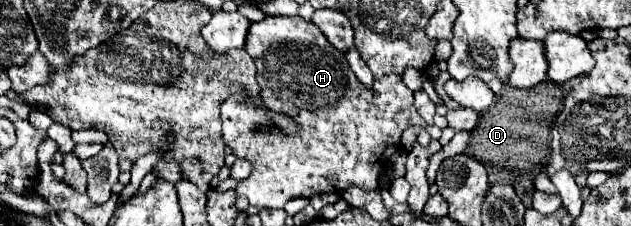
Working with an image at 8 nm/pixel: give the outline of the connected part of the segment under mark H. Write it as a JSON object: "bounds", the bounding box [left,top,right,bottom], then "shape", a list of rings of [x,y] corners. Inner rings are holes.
{"bounds":[222,16,428,210],"shape":[[[276,16],[254,22],[250,26],[244,50],[254,60],[264,60],[256,62],[256,80],[262,94],[260,104],[254,104],[246,96],[230,96],[222,104],[222,132],[226,146],[232,148],[236,158],[248,160],[252,164],[252,174],[236,186],[236,194],[246,198],[250,206],[274,210],[282,208],[294,196],[312,198],[316,194],[342,192],[350,186],[376,190],[384,160],[388,164],[390,156],[400,148],[402,132],[410,126],[428,126],[414,110],[412,90],[402,82],[402,76],[386,74],[380,80],[374,80],[372,88],[366,88],[354,76],[346,56],[330,46],[318,26],[306,22],[300,16]],[[268,112],[282,112],[288,118],[294,118],[294,122],[298,122],[298,132],[286,134],[286,130],[280,130],[280,136],[272,136],[276,124]]]}

